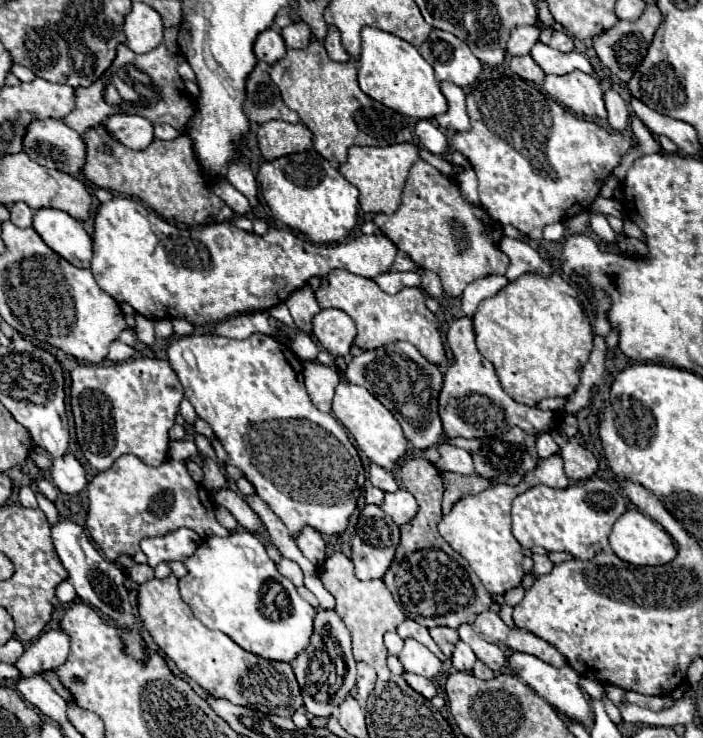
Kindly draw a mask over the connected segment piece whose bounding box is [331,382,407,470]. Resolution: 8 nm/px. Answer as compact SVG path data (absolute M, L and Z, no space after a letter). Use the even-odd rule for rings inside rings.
M341 382L335 390L335 398L331 404L331 412L337 416L337 420L349 430L349 434L355 438L357 446L367 454L367 458L385 470L391 470L399 458L405 456L407 440L401 432L401 426L393 418L393 414L377 400L373 398L365 388Z

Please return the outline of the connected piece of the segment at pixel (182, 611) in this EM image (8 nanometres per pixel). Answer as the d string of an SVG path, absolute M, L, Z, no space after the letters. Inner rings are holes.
M167 576L163 580L153 578L145 582L137 594L137 606L143 628L151 634L155 644L177 664L185 676L195 680L205 692L227 698L239 706L259 710L263 714L293 716L293 712L303 706L303 696L291 664L255 656L243 650L223 632L209 630L181 600L175 576Z

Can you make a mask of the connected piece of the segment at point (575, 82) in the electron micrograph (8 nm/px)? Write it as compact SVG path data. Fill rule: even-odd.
M573 70L563 76L547 74L543 88L553 100L563 104L571 112L577 112L589 118L595 118L595 116L601 120L607 118L607 110L603 104L603 90L599 82L589 74L583 74L579 70Z

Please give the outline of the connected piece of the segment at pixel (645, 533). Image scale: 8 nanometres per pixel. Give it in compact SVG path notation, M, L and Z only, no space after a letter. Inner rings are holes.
M627 510L617 520L617 524L611 530L609 544L621 560L635 564L635 566L661 566L661 564L671 562L677 556L677 550L673 546L673 538L665 532L665 528L661 524L657 524L653 518L641 514L639 510Z

